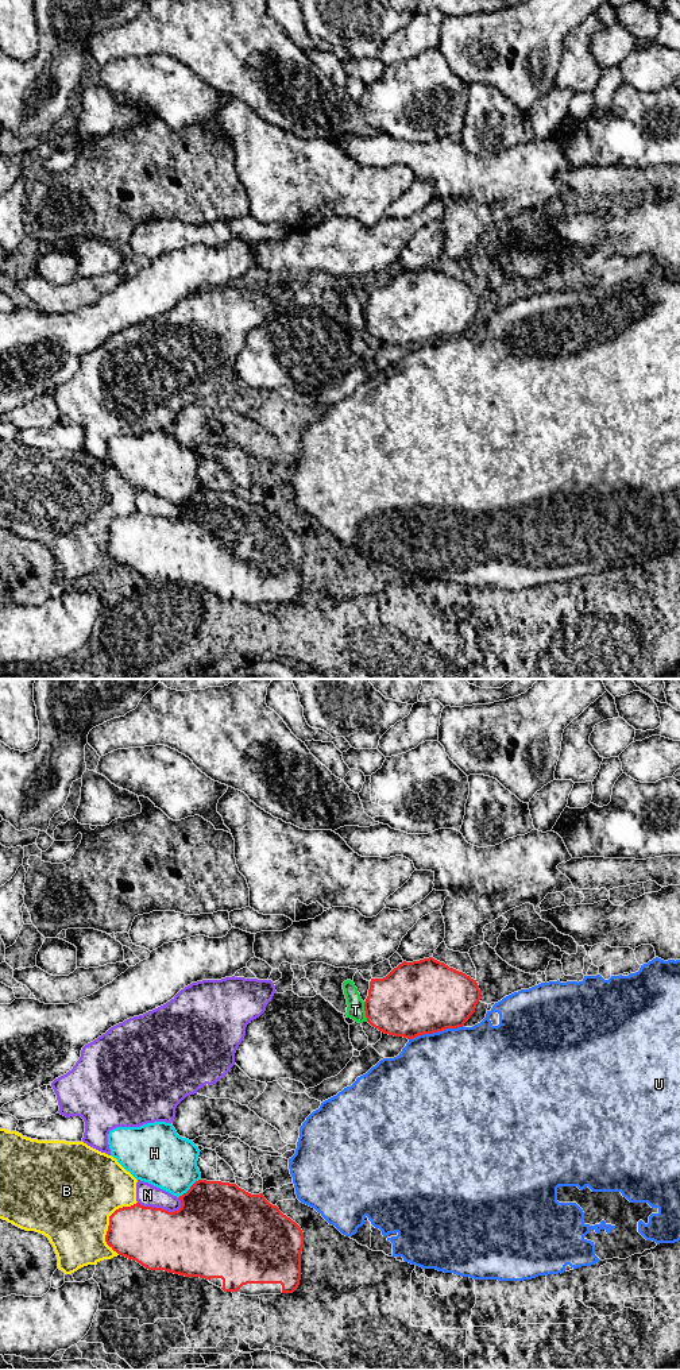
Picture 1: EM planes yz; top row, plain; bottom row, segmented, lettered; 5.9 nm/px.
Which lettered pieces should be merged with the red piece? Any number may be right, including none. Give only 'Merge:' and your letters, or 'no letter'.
Merge: no letter

